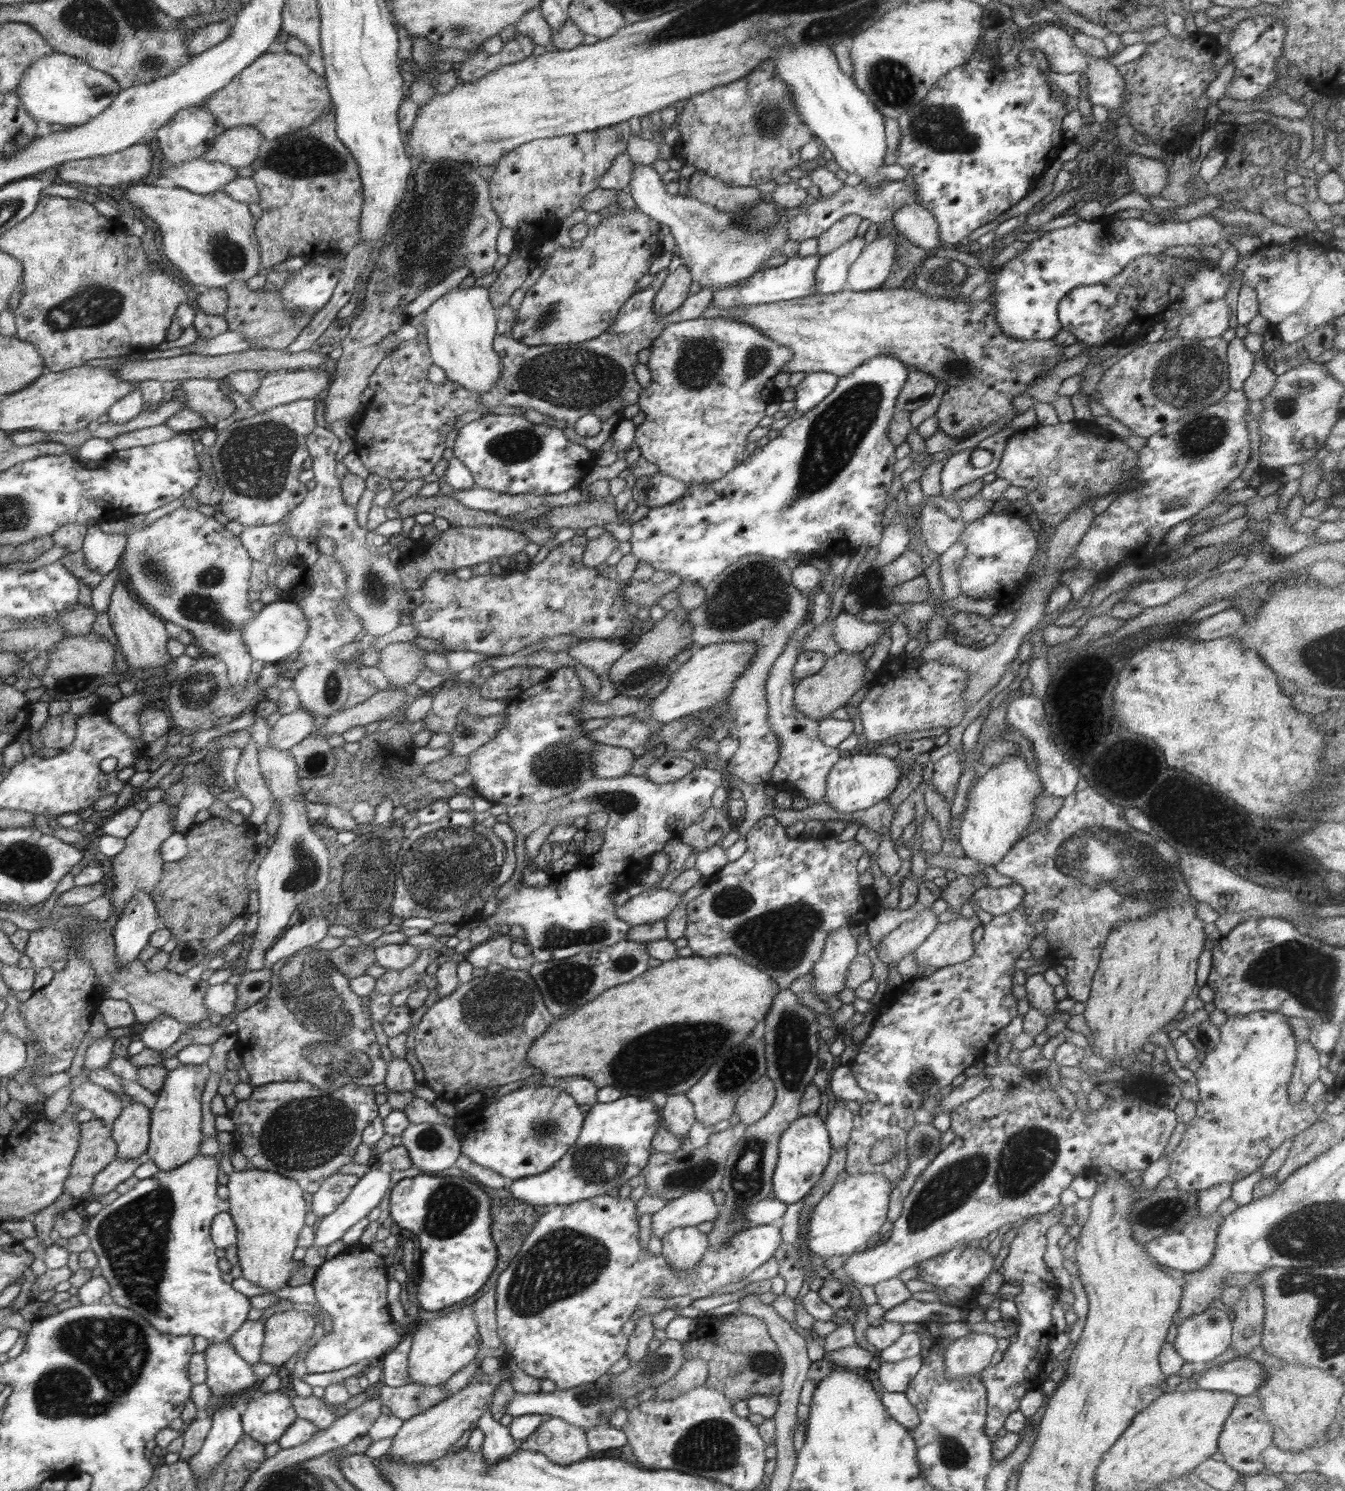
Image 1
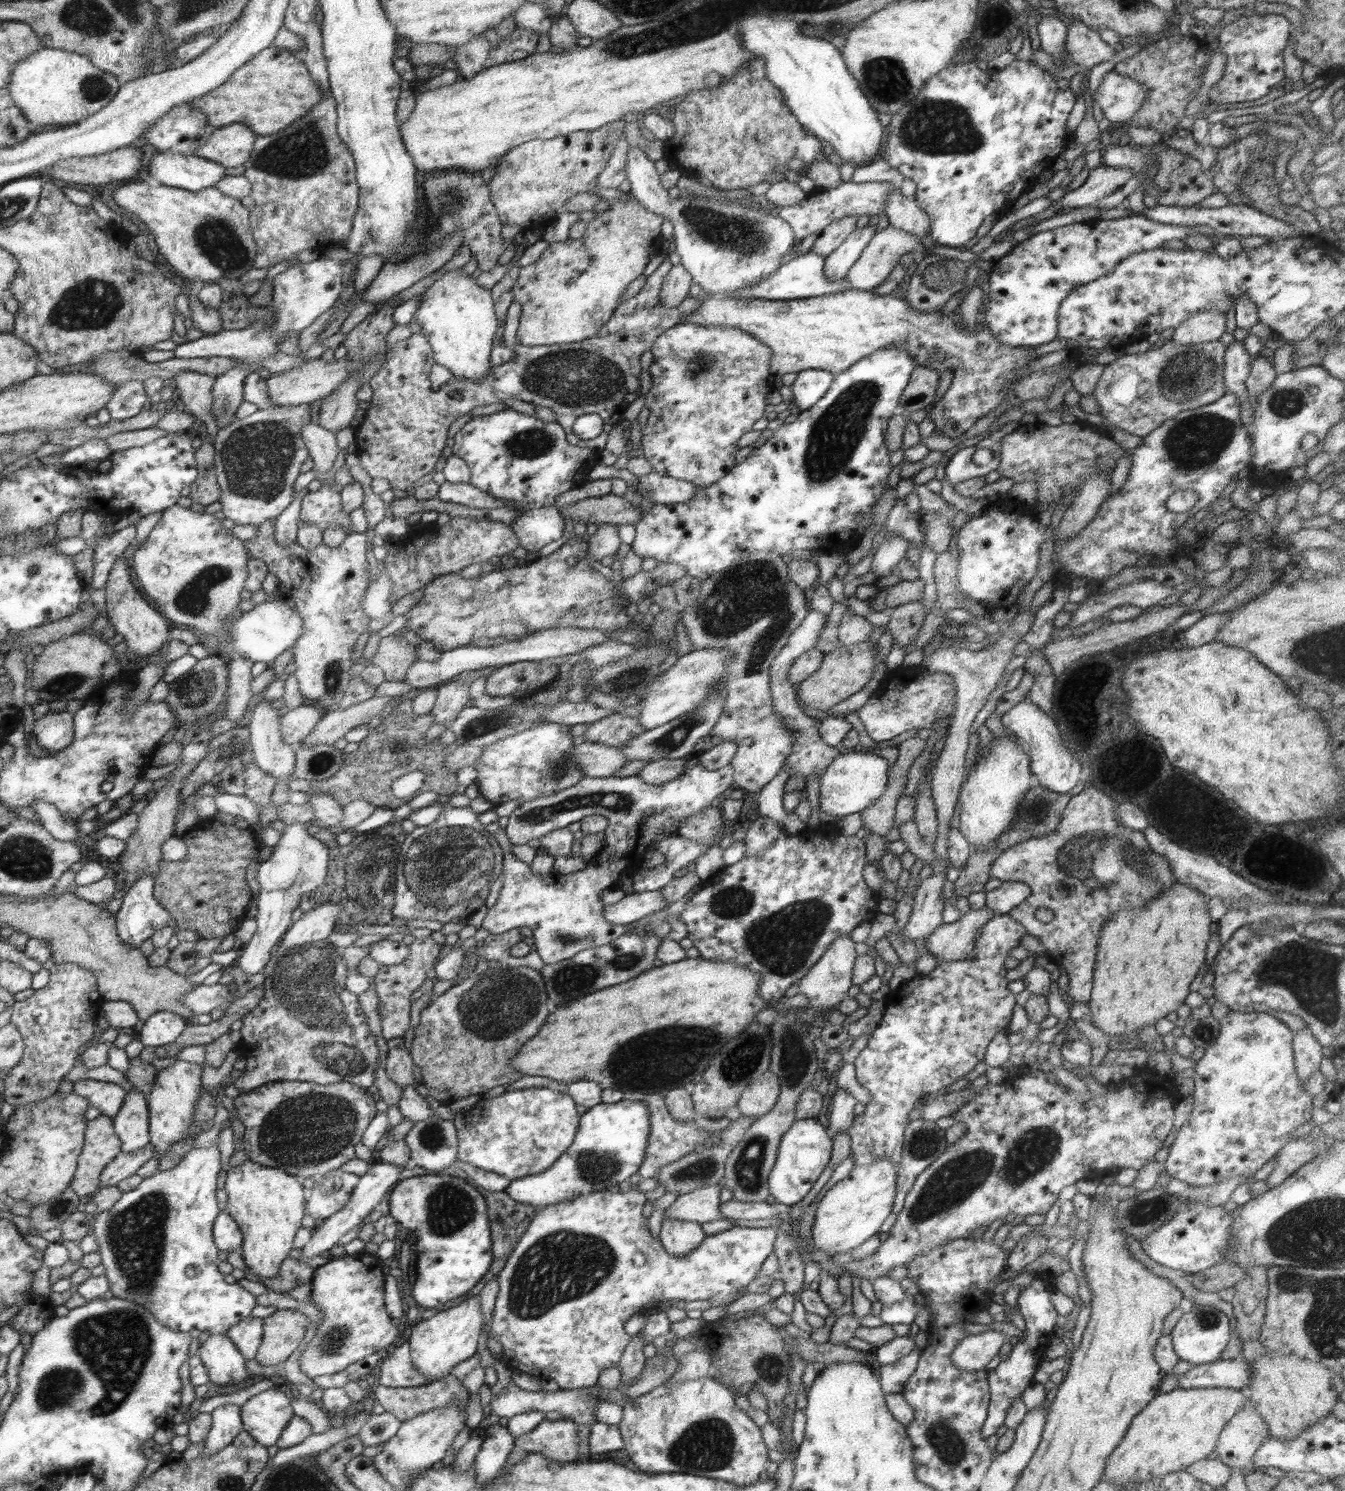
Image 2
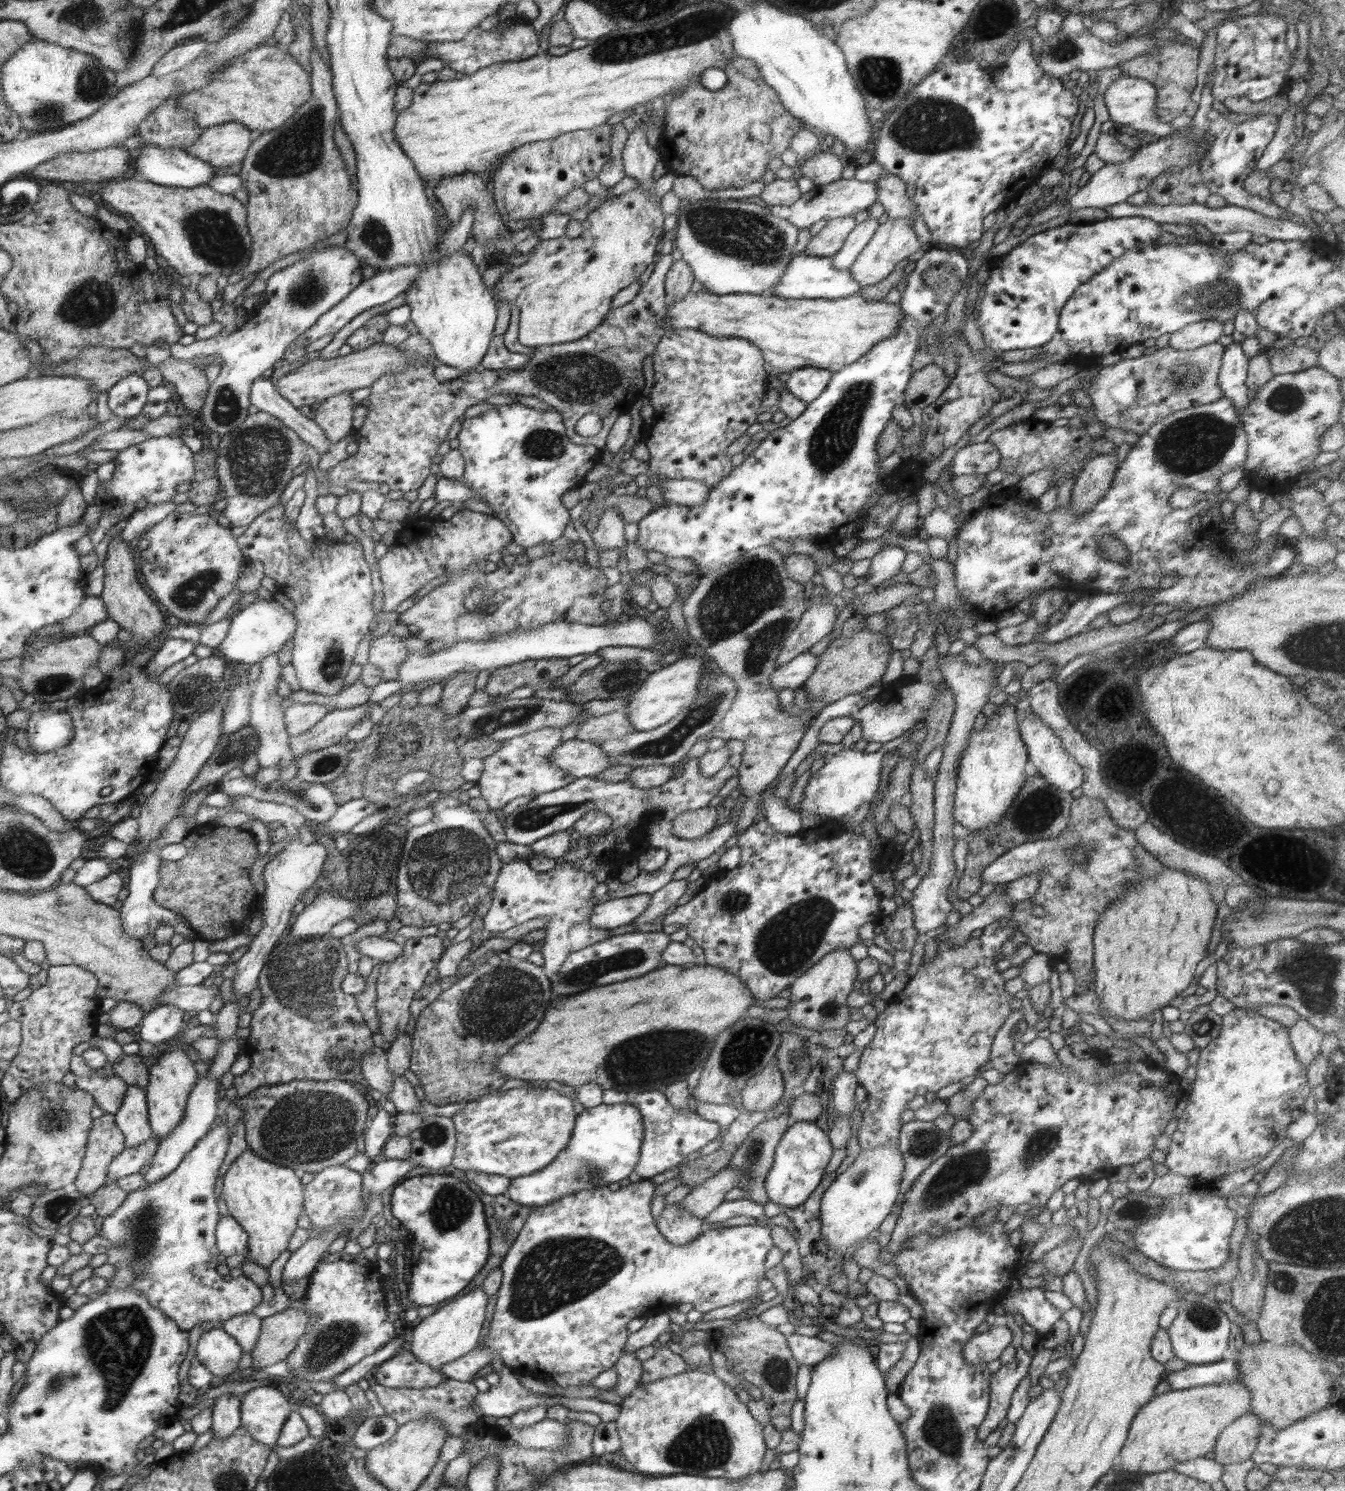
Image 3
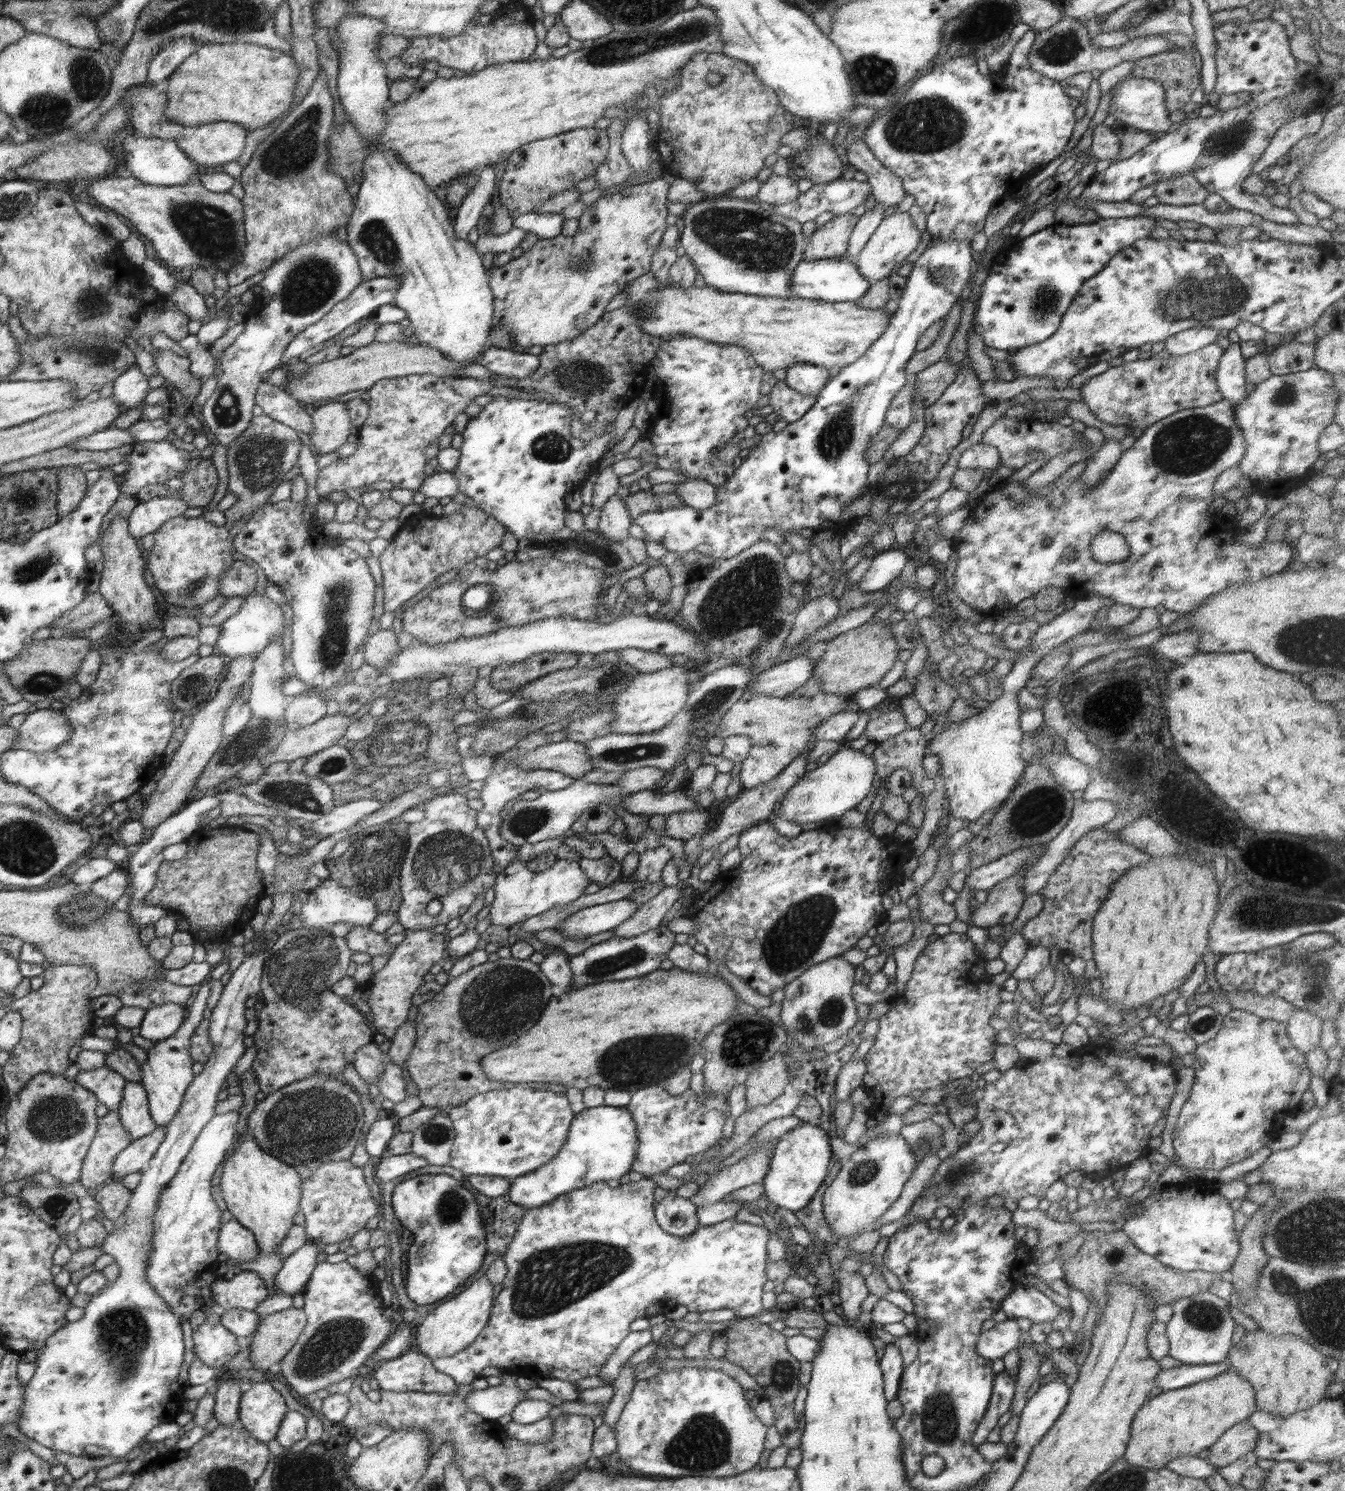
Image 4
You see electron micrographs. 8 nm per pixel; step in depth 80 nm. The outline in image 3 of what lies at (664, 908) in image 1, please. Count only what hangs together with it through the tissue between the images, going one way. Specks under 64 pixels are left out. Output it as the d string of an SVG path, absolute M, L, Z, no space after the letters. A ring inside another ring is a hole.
M639 894L629 897L598 902L593 908L589 921L593 927L613 929L624 924L631 924L649 906L651 895Z

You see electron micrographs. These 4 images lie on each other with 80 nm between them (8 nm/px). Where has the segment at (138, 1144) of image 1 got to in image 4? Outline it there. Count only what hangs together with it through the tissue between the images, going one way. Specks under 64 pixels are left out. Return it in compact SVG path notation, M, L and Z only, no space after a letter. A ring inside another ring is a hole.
M127 1082L124 1100L117 1111L121 1123L129 1131L133 1140L149 1136L158 1127L149 1111L148 1092L141 1083Z

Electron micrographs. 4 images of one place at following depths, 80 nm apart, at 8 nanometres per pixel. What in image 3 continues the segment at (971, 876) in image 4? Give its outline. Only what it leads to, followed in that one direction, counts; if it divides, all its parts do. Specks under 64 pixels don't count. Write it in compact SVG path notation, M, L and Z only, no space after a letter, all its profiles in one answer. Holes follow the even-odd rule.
M1083 794L1071 802L1069 815L1068 825L1060 836L1015 846L991 862L982 871L981 877L984 884L998 885L1012 882L1033 872L1041 874L1036 894L1031 899L1016 903L1011 910L1011 919L1016 920L1019 930L1028 938L1028 944L1034 951L1055 958L1060 966L1074 974L1075 988L1080 991L1080 987L1089 987L1088 975L1093 968L1093 935L1098 919L1124 894L1124 890L1132 880L1146 878L1146 874L1162 870L1162 864L1137 841L1134 829L1120 827L1114 823L1102 799ZM1035 904L1043 906L1048 915L1034 916L1031 909Z

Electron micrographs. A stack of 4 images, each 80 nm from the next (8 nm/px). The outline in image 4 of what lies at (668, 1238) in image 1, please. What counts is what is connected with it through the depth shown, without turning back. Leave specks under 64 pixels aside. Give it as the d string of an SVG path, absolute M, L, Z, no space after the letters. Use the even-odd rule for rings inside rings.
M675 1190L669 1193L654 1207L655 1220L664 1233L672 1236L688 1236L700 1228L697 1218L697 1206L691 1199L677 1196Z

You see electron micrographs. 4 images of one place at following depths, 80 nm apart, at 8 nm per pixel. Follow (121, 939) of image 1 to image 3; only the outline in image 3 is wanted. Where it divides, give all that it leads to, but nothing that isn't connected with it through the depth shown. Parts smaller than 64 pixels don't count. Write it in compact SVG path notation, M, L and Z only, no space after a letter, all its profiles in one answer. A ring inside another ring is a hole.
M181 813L164 829L164 832L158 838L154 838L147 846L147 850L143 854L139 854L131 864L128 870L128 889L126 890L128 894L122 900L122 907L119 909L124 929L130 937L141 940L143 936L155 932L161 924L166 923L173 926L178 934L190 940L197 939L193 928L190 928L190 925L182 916L160 906L153 897L153 892L159 883L159 864L162 862L162 858L159 857L159 850L167 844L185 842L185 836L192 830L194 828L185 823Z

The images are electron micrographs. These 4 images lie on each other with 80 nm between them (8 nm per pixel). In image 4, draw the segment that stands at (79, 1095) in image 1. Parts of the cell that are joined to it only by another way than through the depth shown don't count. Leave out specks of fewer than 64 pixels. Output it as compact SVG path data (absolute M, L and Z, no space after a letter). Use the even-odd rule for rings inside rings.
M104 1065L100 1068L79 1071L75 1082L98 1096L98 1101L105 1104L109 1111L121 1108L124 1100L125 1086L128 1080L124 1079L117 1071Z

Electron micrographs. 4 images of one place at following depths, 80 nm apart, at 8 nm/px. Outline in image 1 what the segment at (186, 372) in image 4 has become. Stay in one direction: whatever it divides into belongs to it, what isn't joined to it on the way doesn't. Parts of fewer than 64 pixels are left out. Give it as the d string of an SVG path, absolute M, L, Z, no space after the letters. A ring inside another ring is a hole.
M206 378L182 380L187 407L194 412L199 412L212 429L219 420L230 418L236 410L236 405L229 403L218 385L218 380Z

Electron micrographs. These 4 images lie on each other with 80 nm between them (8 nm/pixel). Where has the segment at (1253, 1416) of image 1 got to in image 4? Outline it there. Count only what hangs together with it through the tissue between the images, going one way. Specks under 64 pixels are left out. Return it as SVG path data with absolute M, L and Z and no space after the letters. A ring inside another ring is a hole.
M1238 1422L1230 1430L1226 1430L1219 1440L1210 1447L1210 1456L1206 1458L1217 1470L1242 1460L1244 1455L1254 1451L1259 1433L1250 1425L1250 1422Z

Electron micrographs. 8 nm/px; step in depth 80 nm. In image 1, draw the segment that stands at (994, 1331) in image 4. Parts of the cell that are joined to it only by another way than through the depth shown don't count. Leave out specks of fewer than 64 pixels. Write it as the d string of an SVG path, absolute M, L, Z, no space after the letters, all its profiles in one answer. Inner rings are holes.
M974 1331L954 1339L944 1351L947 1377L955 1382L964 1377L980 1376L982 1370L991 1366L996 1349L997 1338L988 1332L977 1334Z

